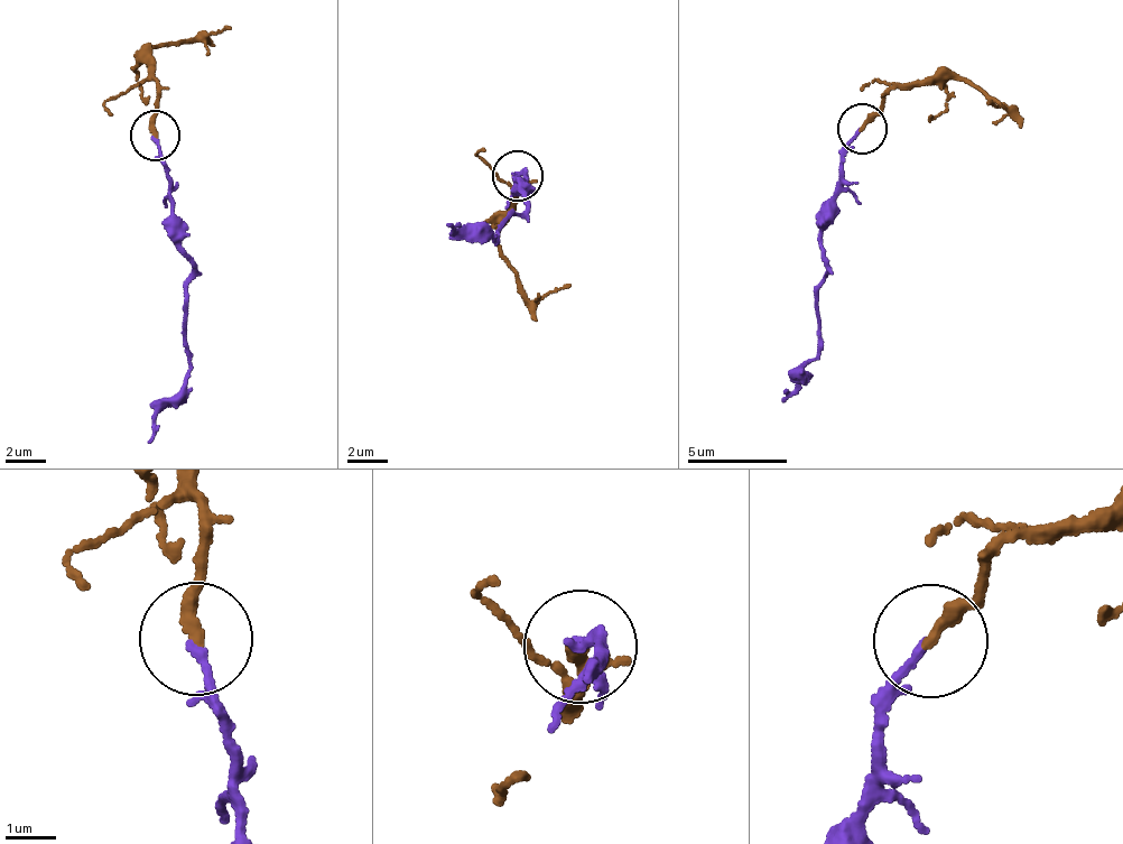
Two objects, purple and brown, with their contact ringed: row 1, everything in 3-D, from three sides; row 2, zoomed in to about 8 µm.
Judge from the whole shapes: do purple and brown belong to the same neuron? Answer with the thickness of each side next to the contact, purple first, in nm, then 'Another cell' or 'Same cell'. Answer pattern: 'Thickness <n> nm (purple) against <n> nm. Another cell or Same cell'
Thickness 150 nm (purple) against 280 nm. Same cell

